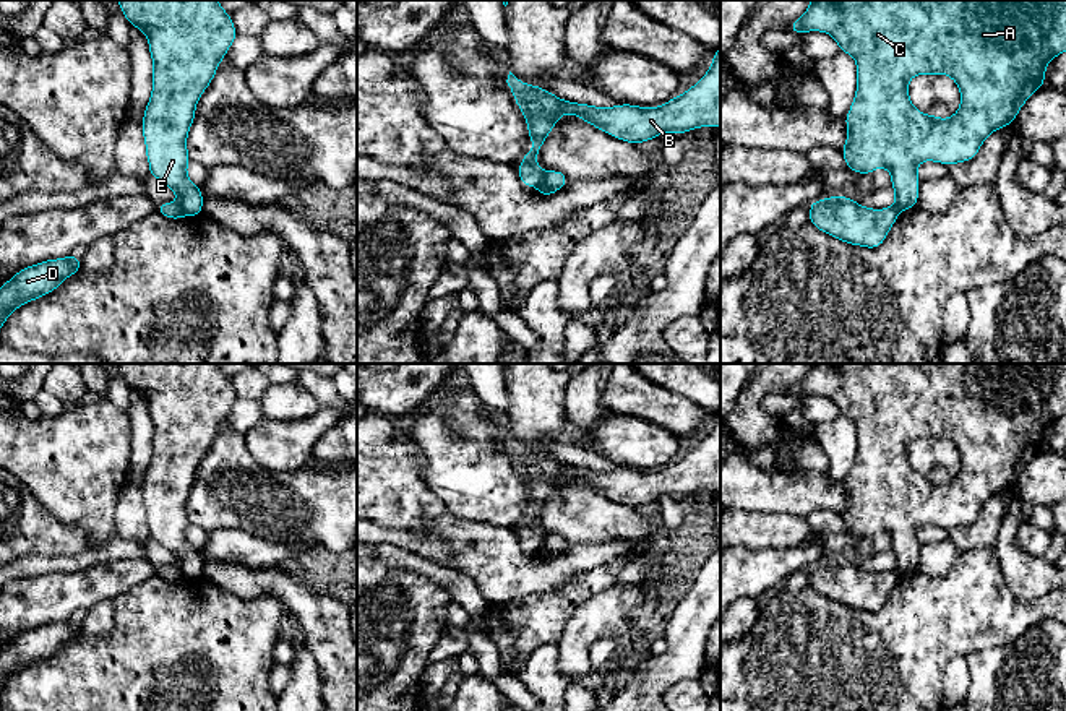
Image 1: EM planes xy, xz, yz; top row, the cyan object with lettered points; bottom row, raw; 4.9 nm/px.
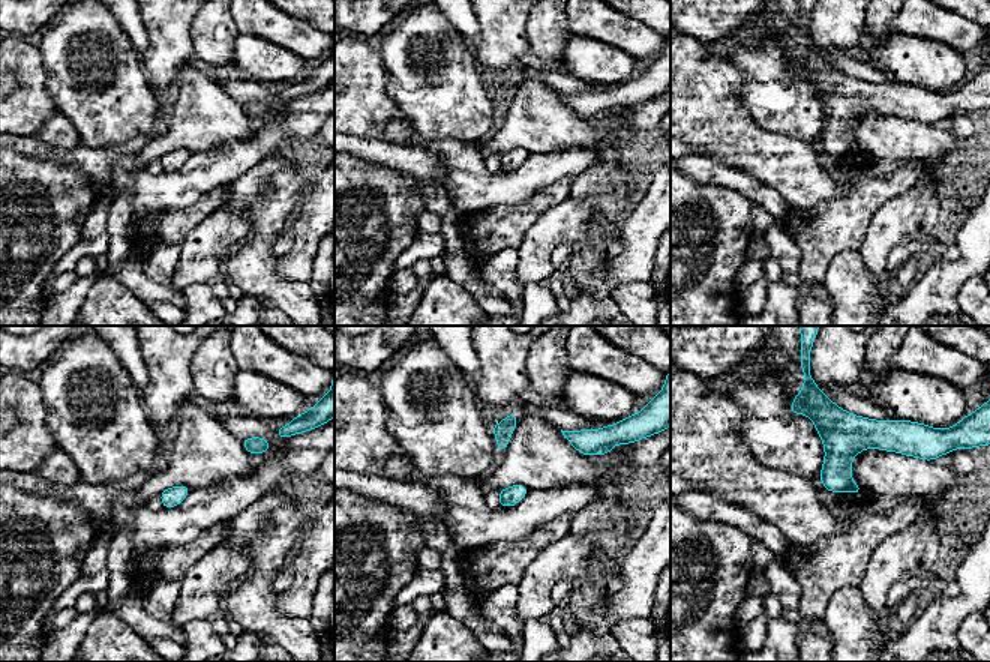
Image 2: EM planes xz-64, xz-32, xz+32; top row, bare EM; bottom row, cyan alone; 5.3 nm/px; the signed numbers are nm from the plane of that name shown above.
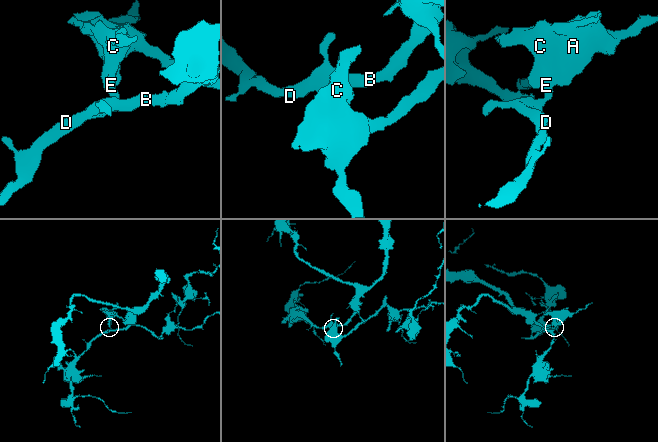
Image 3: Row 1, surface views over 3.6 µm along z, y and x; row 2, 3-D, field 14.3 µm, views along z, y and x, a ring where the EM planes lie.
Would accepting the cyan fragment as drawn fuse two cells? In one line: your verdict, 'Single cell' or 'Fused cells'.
Fused cells

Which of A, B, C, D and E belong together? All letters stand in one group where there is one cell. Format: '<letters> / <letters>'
A C E / B D

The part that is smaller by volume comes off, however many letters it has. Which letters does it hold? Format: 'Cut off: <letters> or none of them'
Cut off: A, C, E

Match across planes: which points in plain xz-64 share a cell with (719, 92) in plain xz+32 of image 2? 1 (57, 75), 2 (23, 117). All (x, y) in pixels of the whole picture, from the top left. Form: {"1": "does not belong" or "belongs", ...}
{"1": "does not belong", "2": "belongs"}

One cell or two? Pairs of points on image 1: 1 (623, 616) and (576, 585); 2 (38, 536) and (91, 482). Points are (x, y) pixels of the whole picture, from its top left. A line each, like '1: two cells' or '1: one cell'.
1: two cells
2: two cells

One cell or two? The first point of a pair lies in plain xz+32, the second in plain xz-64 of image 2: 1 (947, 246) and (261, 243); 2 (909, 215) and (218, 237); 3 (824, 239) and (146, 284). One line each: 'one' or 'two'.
1: two
2: one
3: two

